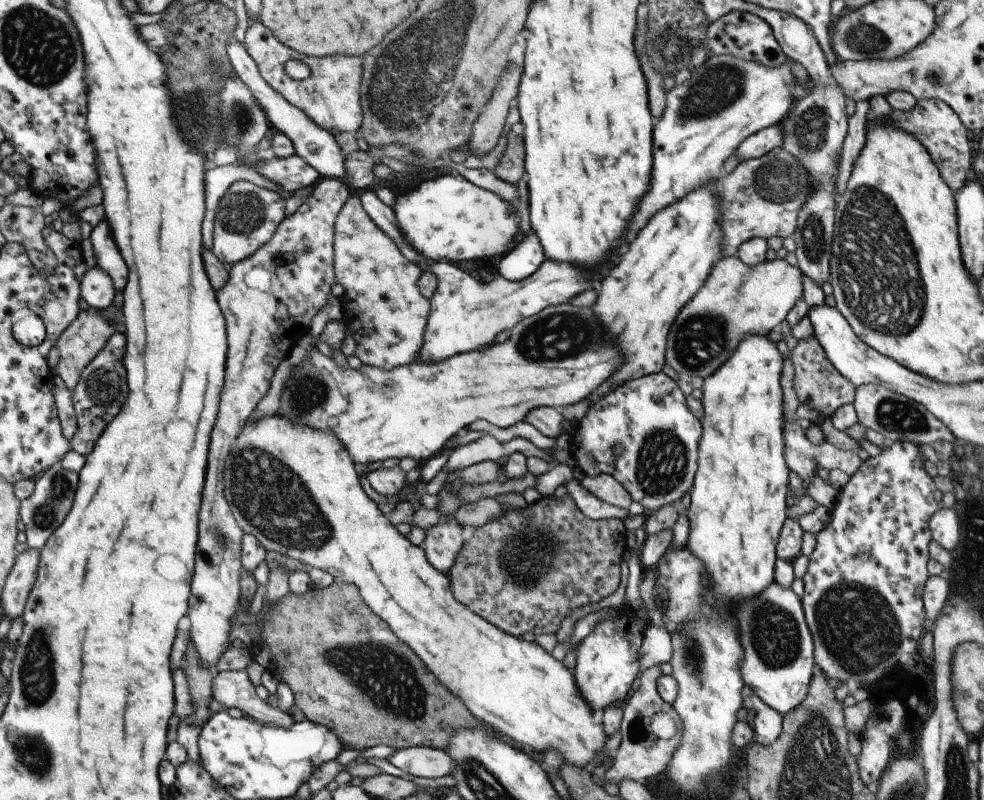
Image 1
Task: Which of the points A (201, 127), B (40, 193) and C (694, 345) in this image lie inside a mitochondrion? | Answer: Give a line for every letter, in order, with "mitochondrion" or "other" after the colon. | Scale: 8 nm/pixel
A: mitochondrion
B: other
C: mitochondrion

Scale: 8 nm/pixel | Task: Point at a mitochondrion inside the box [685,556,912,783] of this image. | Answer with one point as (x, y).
(860, 632)

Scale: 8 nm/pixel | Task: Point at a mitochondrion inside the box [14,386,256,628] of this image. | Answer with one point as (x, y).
(44, 514)

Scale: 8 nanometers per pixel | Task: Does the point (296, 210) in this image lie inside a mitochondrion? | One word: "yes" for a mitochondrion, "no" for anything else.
no

